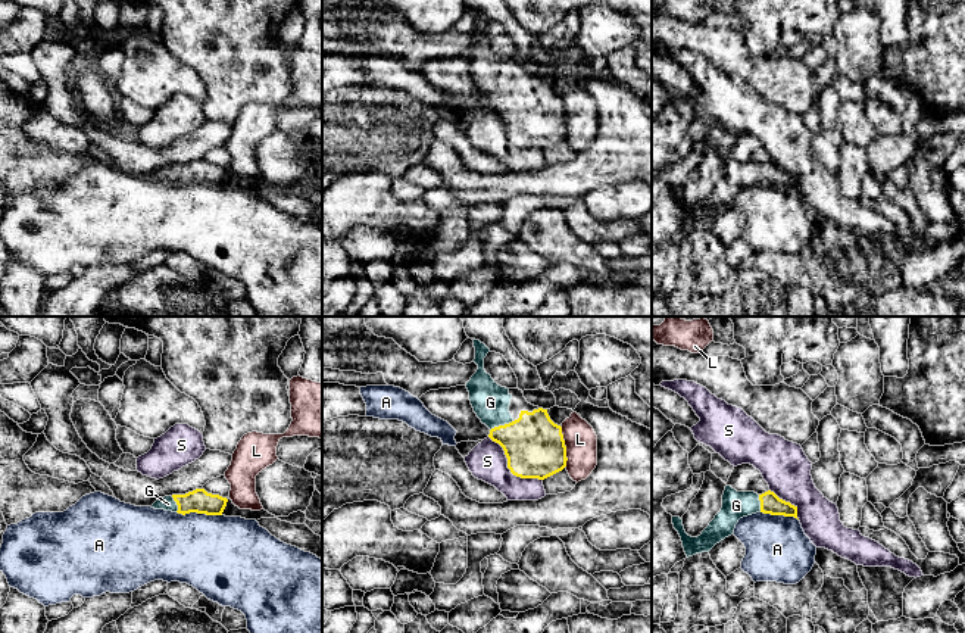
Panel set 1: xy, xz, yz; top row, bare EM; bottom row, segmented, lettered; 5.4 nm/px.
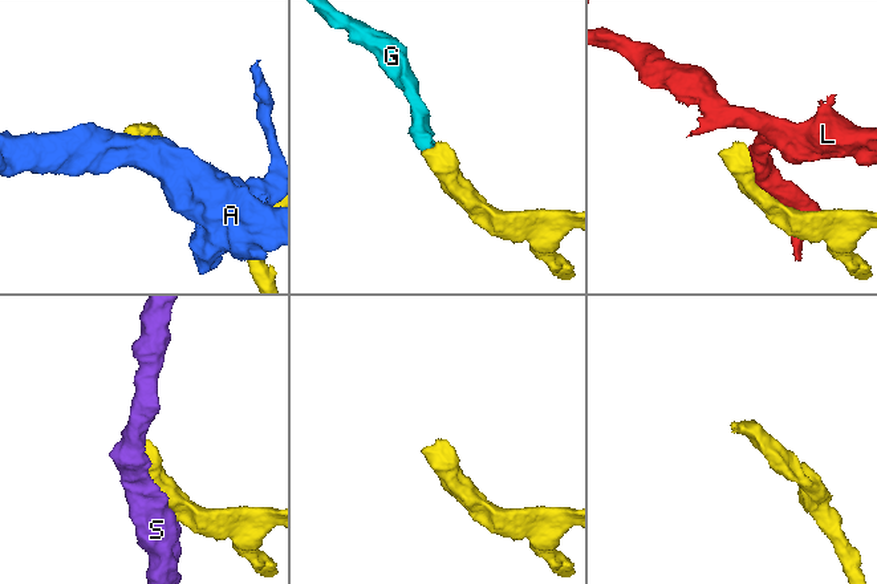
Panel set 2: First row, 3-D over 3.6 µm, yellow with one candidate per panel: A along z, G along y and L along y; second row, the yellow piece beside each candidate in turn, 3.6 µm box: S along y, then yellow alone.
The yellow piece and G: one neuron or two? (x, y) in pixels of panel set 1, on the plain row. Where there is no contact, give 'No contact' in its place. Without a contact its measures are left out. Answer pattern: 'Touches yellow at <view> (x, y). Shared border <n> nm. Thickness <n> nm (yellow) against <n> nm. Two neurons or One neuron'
Touches yellow at xz (500, 96). Shared border 140 nm. Thickness 320 nm (yellow) against 200 nm. One neuron

